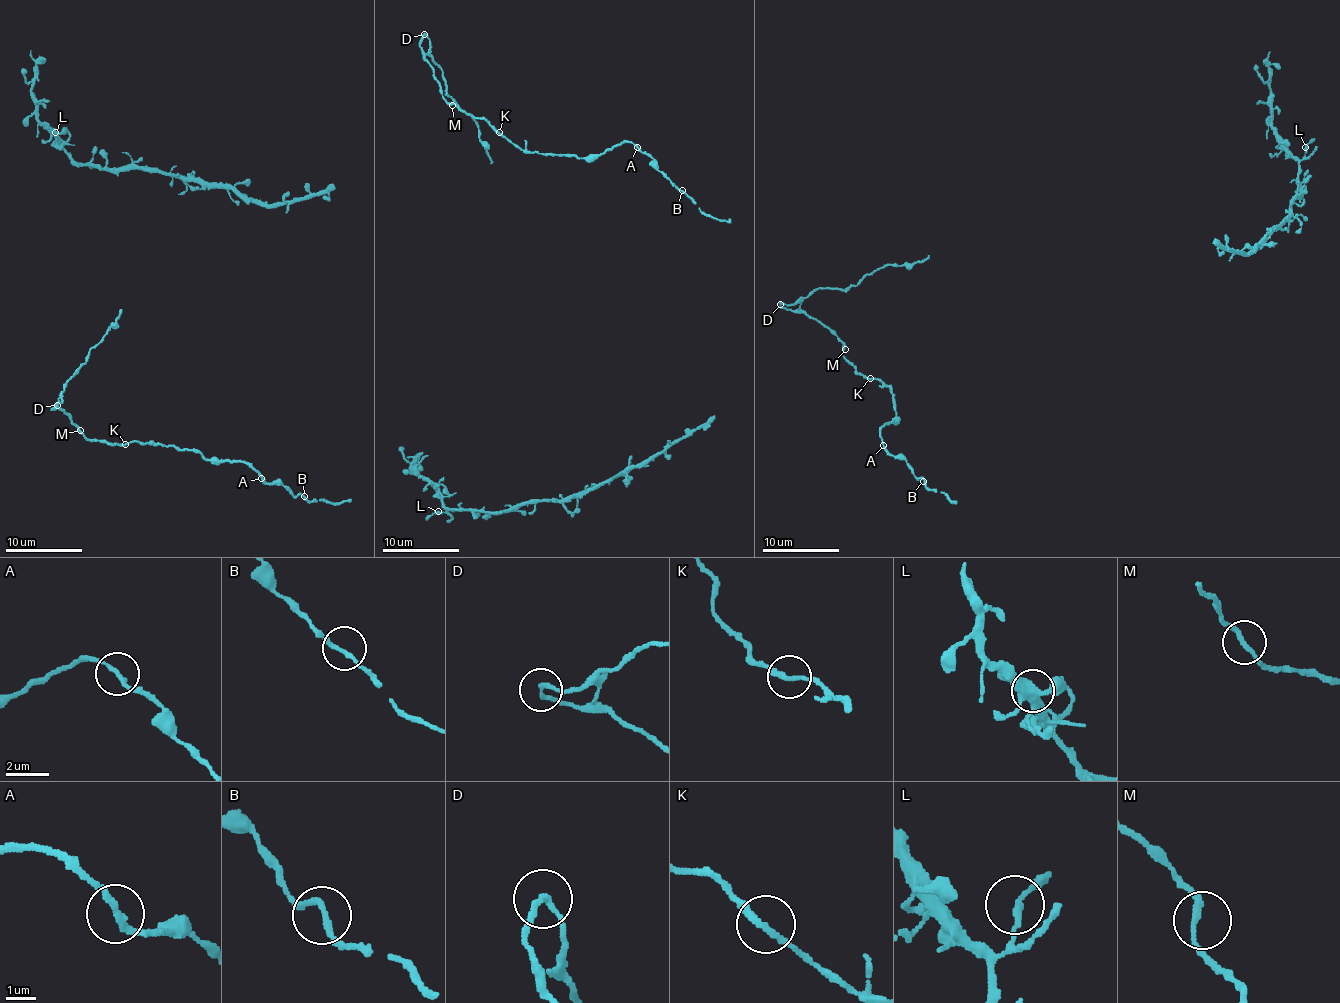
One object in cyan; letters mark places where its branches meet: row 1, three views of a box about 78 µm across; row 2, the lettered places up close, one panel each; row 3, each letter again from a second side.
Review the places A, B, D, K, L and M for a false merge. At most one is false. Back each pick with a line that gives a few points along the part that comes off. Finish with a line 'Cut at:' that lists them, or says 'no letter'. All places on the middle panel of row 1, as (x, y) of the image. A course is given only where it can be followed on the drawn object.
D: (425, 35), (429, 55), (441, 68), (445, 94), (475, 121), (492, 163)
Cut at: D

